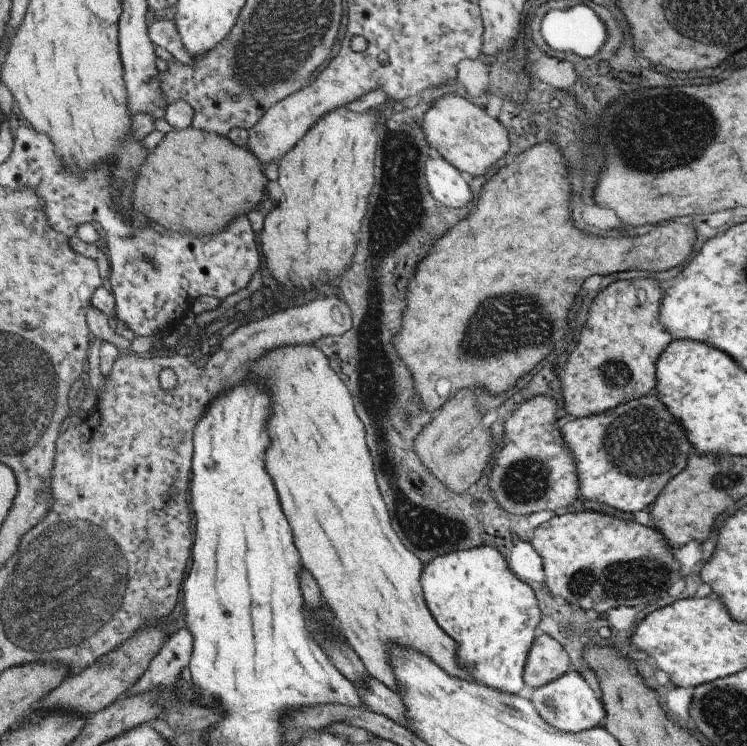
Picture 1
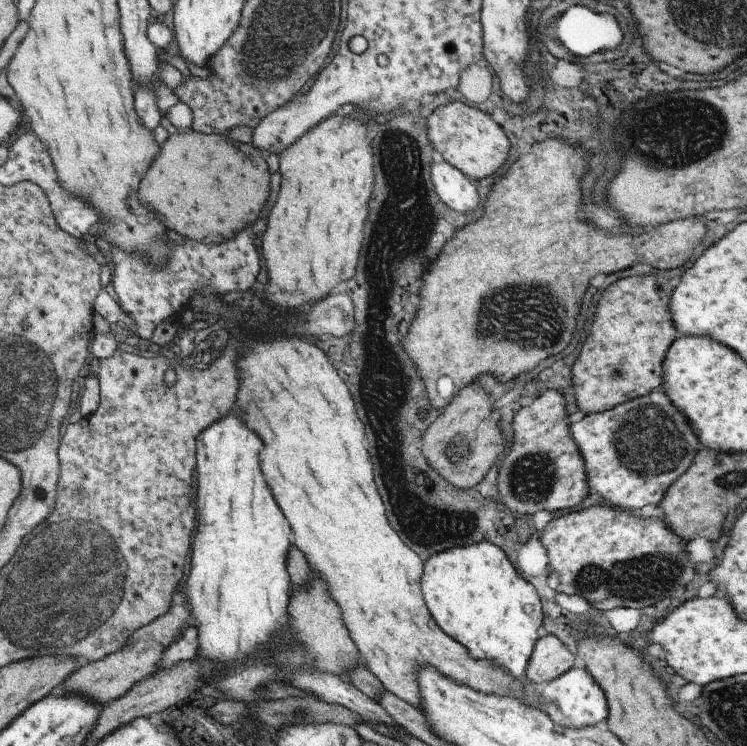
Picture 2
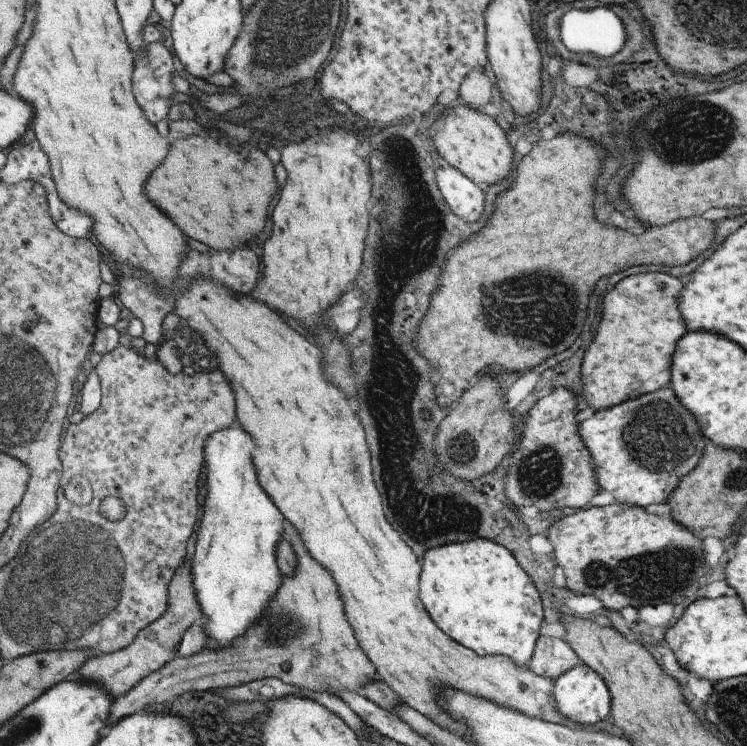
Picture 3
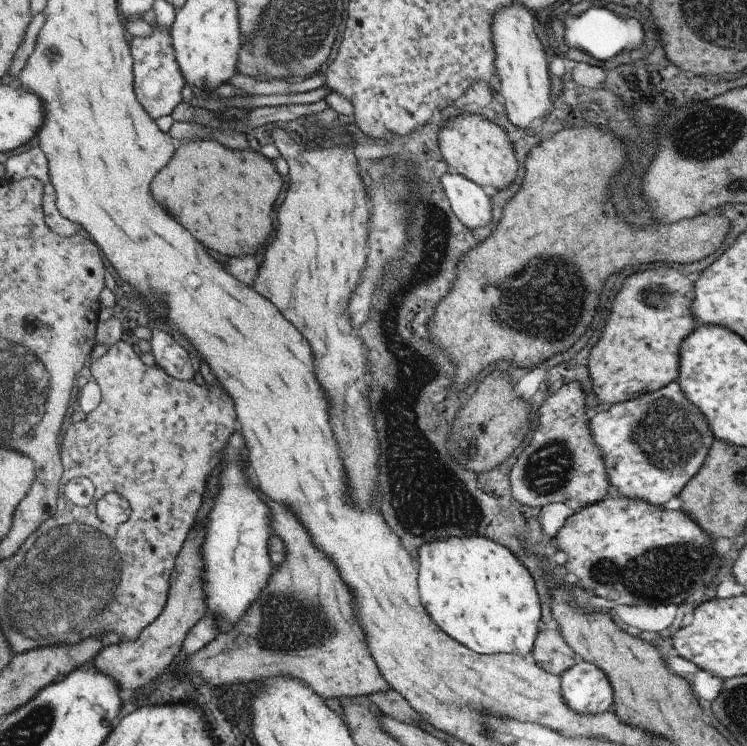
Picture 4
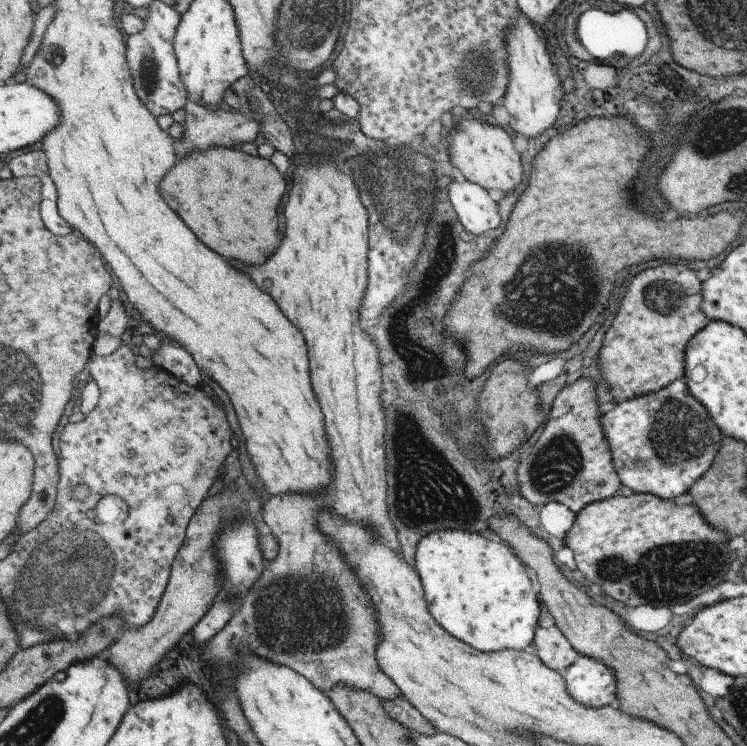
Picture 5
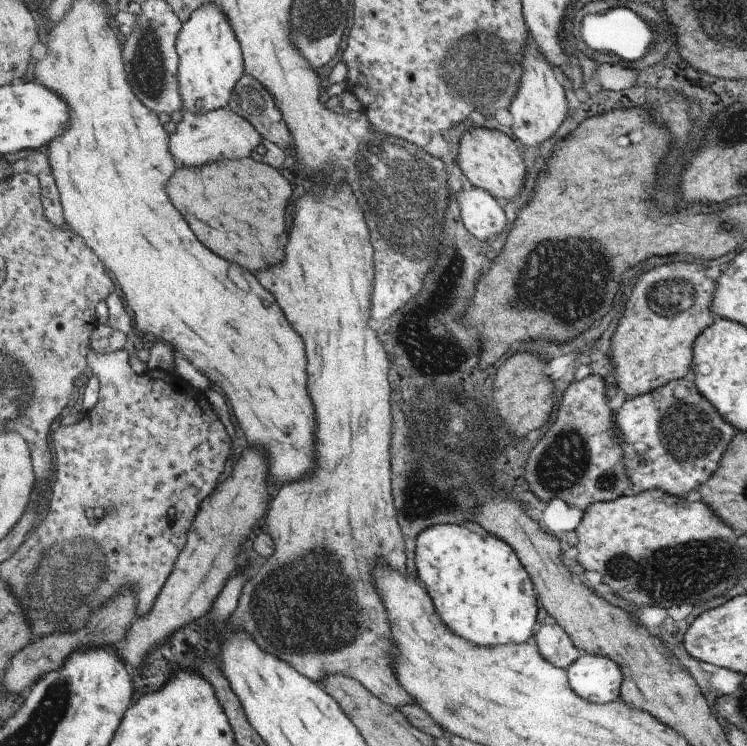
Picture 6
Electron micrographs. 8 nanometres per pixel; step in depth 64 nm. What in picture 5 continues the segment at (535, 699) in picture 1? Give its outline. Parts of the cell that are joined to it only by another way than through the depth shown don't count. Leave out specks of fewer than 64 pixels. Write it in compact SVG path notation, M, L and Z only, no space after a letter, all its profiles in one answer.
M580 655L565 672L568 695L586 707L615 704L617 682L614 670L597 659Z

